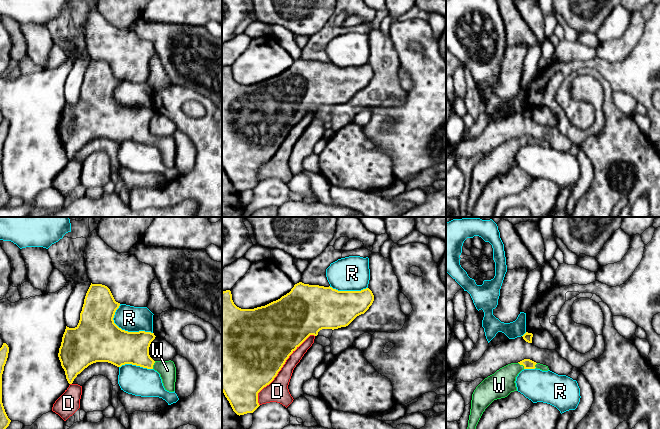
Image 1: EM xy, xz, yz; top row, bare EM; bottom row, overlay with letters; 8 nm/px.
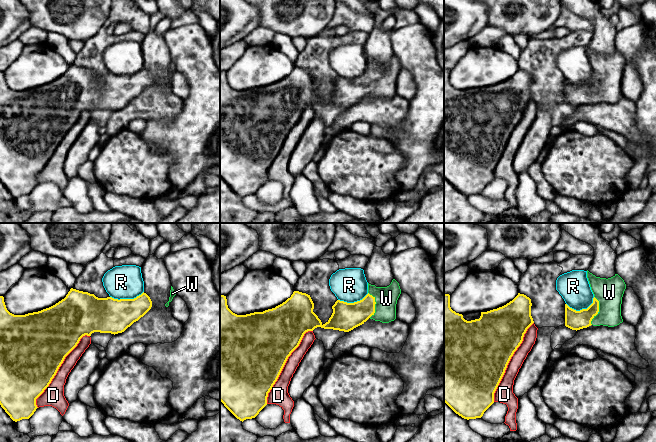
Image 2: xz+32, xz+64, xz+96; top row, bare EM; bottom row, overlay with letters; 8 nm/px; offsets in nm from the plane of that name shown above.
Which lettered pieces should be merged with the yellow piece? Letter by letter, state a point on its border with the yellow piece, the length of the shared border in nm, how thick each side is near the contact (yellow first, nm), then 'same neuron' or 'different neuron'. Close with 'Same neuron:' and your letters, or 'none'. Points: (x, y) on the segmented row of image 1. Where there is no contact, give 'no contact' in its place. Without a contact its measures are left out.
D: xz (280, 369) | 700 nm | 500/180 nm | different neuron
R: xy (124, 330) | 360 nm | 380/200 nm | different neuron
W: yz (522, 364) | 80 nm | 80/220 nm | same neuron
Same neuron: W

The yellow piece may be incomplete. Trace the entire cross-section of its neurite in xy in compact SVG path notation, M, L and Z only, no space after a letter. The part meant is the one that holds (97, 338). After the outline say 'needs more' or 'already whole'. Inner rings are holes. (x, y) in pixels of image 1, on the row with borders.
M102 284L90 285L75 328L66 326L59 348L58 357L65 371L66 379L72 384L74 379L89 365L96 362L108 362L117 367L132 364L154 369L160 374L165 390L175 391L176 367L173 361L154 361L149 355L149 347L155 339L154 333L139 331L128 332L114 323L114 315L120 303L116 302L110 289Z; needs more

